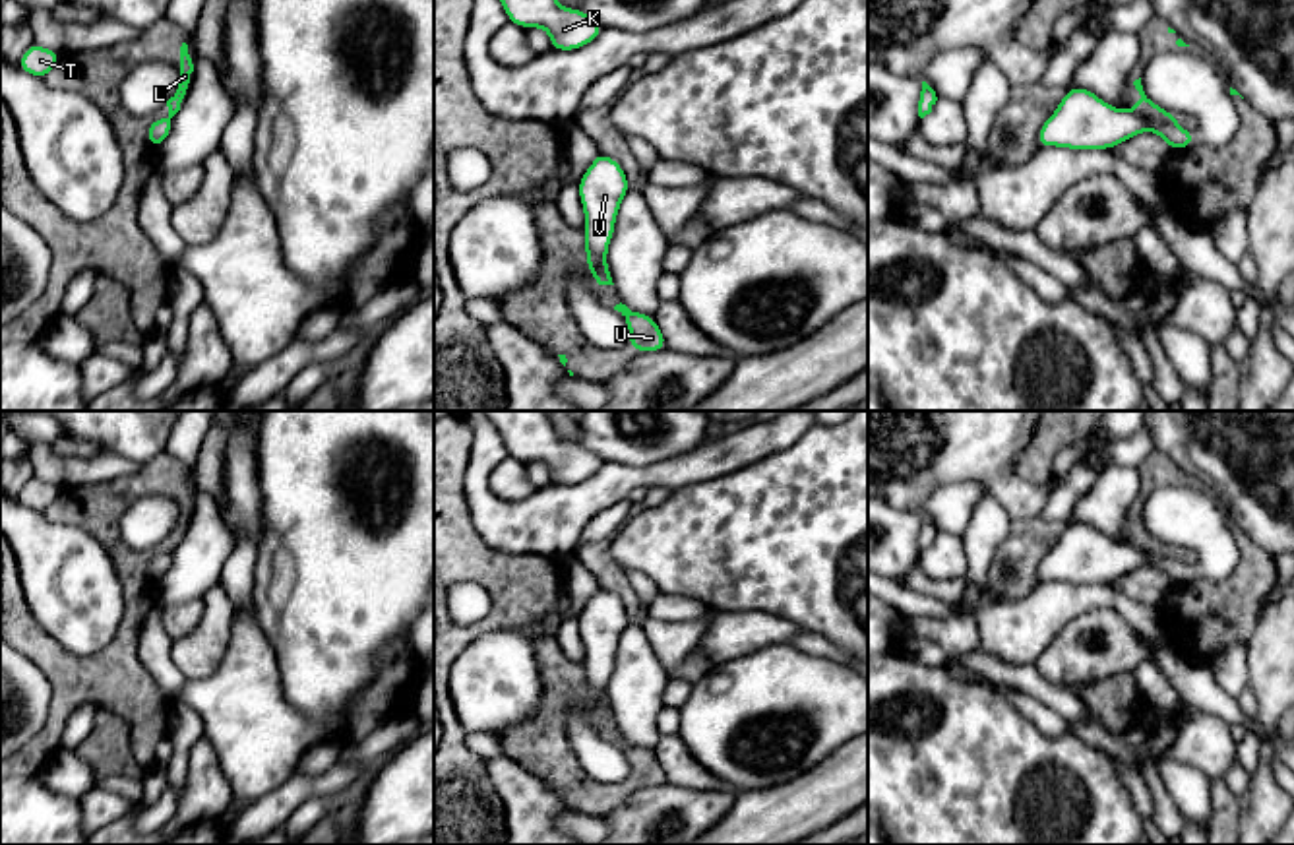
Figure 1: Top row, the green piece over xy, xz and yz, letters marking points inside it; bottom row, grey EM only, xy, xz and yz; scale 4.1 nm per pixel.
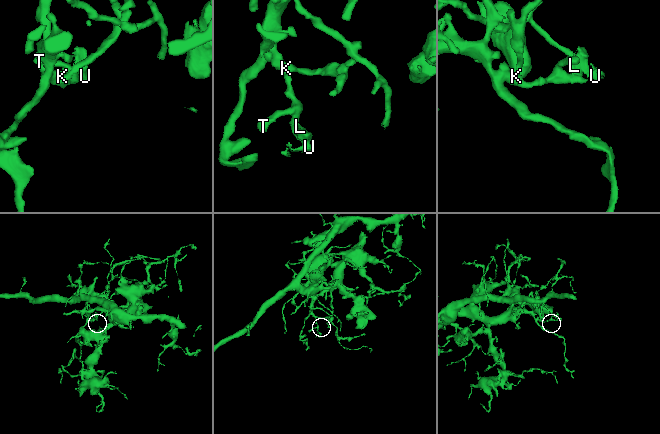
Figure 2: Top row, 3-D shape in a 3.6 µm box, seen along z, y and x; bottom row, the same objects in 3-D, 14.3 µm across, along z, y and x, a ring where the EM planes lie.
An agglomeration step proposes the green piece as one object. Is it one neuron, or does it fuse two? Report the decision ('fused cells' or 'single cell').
fused cells

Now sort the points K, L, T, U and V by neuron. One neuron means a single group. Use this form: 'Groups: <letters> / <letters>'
Groups: K T V / L U

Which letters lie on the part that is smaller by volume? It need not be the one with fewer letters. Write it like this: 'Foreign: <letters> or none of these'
Foreign: L, U

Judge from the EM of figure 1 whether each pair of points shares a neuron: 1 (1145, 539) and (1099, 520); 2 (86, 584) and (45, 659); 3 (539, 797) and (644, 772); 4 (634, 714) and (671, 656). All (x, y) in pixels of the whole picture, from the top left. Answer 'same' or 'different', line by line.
1: different
2: different
3: different
4: different

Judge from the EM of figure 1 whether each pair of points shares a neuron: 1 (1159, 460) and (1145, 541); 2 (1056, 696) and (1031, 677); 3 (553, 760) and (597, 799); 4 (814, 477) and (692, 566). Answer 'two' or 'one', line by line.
1: one
2: one
3: one
4: one

